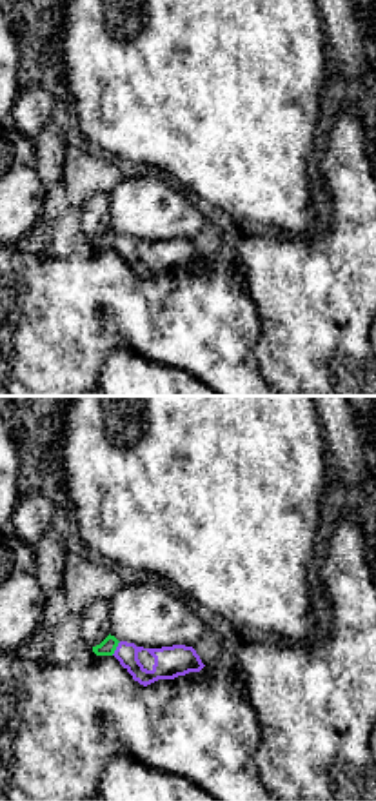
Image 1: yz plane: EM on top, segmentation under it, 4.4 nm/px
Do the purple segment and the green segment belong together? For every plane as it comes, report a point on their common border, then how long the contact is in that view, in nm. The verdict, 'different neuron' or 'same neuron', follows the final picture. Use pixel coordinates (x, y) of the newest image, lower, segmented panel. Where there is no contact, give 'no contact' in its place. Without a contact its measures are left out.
contact (117, 649); length 80 nm

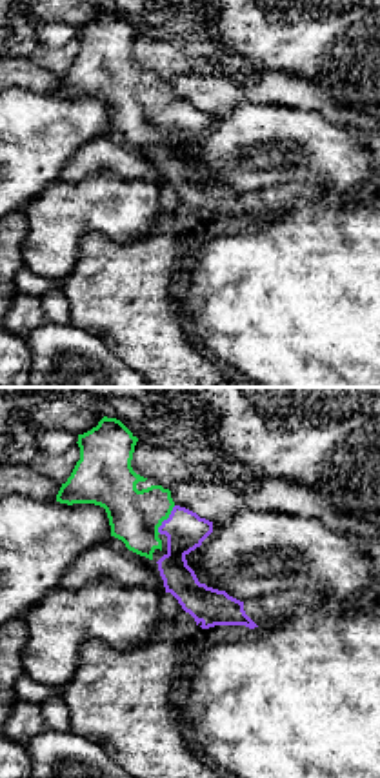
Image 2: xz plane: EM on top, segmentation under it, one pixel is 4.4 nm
contact (164, 520); length 150 nm

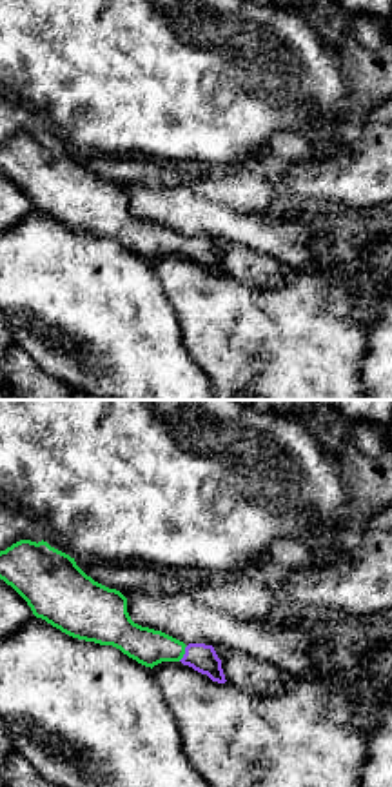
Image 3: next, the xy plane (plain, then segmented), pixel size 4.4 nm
contact (186, 653); length 80 nm

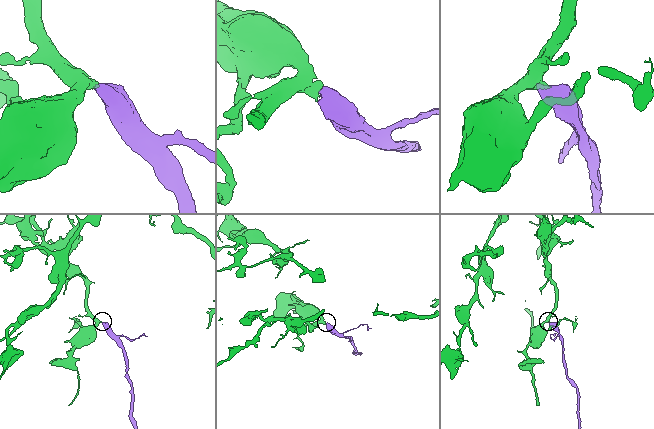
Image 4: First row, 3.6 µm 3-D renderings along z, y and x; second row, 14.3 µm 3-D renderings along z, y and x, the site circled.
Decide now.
same neuron

